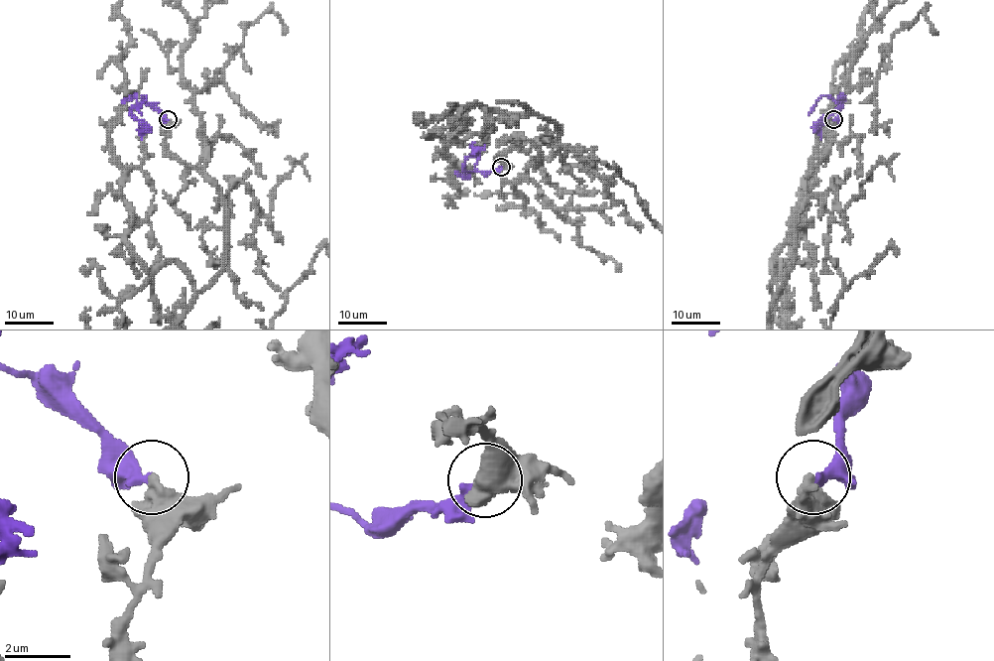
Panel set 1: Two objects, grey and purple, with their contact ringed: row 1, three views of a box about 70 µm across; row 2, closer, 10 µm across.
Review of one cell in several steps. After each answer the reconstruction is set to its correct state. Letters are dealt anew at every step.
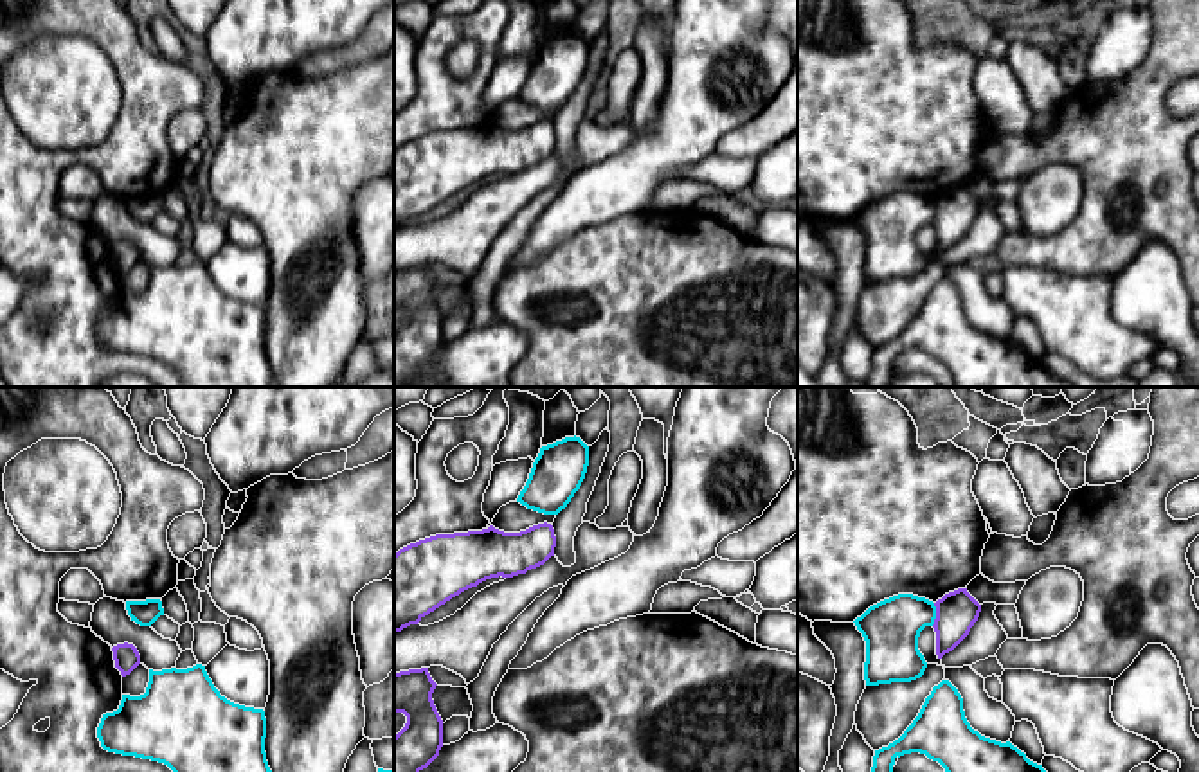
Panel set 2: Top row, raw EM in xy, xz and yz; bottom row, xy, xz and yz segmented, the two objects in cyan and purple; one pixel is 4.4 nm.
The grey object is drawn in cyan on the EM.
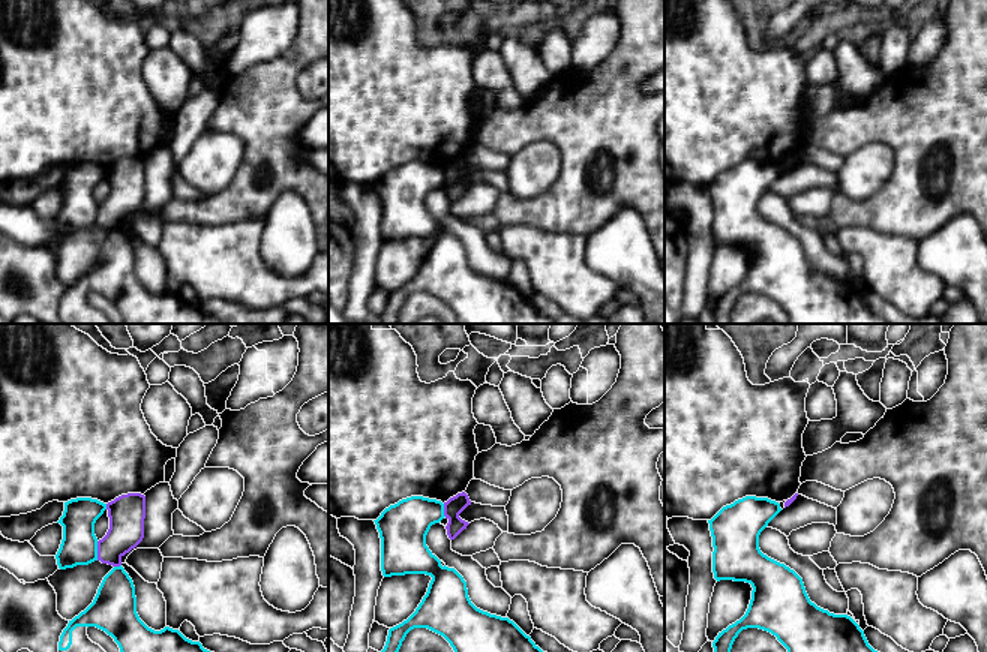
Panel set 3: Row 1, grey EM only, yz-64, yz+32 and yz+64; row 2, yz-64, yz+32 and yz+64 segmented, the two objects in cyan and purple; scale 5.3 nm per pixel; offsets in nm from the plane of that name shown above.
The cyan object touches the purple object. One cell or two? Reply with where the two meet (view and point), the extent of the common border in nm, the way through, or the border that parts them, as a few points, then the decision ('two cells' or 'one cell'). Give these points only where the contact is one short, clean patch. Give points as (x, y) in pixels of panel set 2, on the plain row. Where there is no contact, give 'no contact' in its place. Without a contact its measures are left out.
contact yz (935, 211); length 110 nm; border yz (935, 200), (935, 218), (931, 222); two cells

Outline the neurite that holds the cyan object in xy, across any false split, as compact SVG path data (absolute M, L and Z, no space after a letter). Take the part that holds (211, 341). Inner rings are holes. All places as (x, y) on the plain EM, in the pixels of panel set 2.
M202 261L149 266L146 290L122 292L119 306L103 311L97 335L108 349L167 362L184 387L281 387L266 358L265 308L221 293Z

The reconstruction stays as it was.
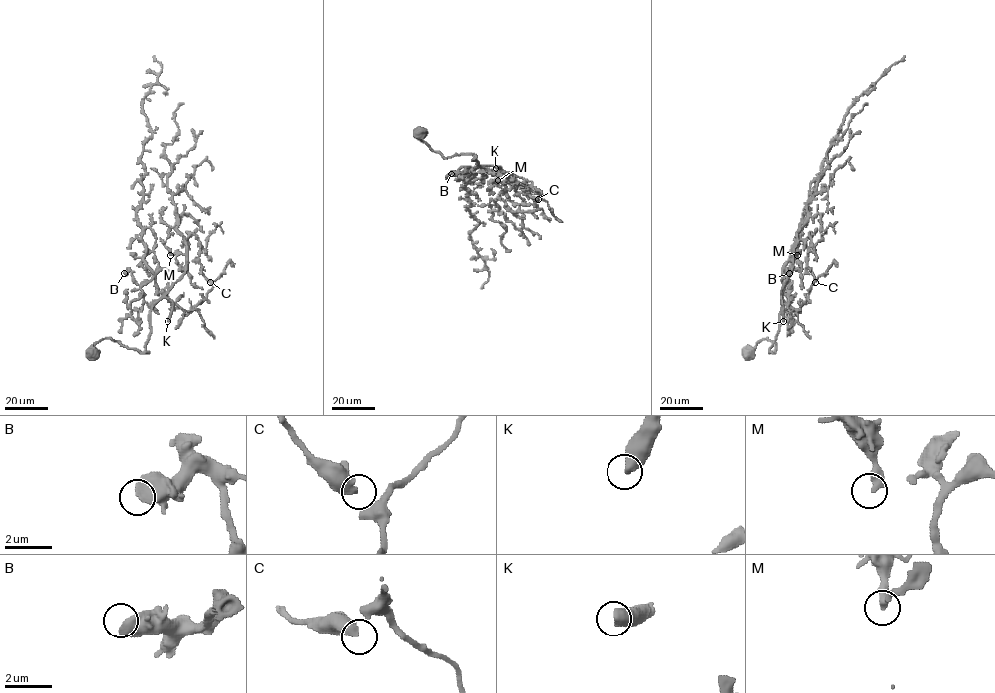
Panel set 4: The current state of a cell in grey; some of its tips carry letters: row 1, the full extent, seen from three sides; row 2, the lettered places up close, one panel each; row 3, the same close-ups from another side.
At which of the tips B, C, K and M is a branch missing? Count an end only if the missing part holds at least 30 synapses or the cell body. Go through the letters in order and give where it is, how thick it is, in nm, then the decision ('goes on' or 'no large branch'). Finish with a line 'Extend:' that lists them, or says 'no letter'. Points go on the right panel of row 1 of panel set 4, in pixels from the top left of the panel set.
B: (789, 273) | 440 nm | no large branch
C: (815, 282) | 420 nm | no large branch
K: (783, 321) | 550 nm | goes on
M: (797, 255) | 400 nm | no large branch
Extend: K

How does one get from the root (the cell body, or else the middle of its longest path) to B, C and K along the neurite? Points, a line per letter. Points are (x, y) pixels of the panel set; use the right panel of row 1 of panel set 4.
B: (749, 354), (764, 338), (773, 342), (769, 351), (775, 351), (786, 269), (782, 280), (787, 285), (789, 273)
C: (749, 354), (764, 338), (775, 351), (792, 249), (808, 233), (806, 265), (815, 282)
K: (749, 354), (748, 351), (764, 338), (773, 342), (769, 351), (775, 351), (781, 297), (783, 321)

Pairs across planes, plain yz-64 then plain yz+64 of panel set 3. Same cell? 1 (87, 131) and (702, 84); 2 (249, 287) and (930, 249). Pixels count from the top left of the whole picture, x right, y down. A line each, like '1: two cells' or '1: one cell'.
1: one cell
2: two cells

